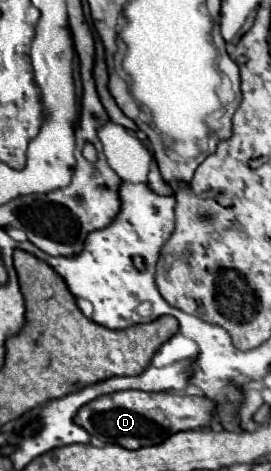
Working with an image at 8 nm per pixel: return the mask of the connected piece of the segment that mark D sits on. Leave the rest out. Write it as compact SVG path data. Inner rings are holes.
M125 390L107 394L85 404L75 422L89 432L91 442L97 446L119 444L123 448L139 448L153 446L163 442L163 438L193 428L205 428L213 414L213 402L203 396L173 396L167 392L141 392L141 390ZM175 402L175 404L173 404Z

